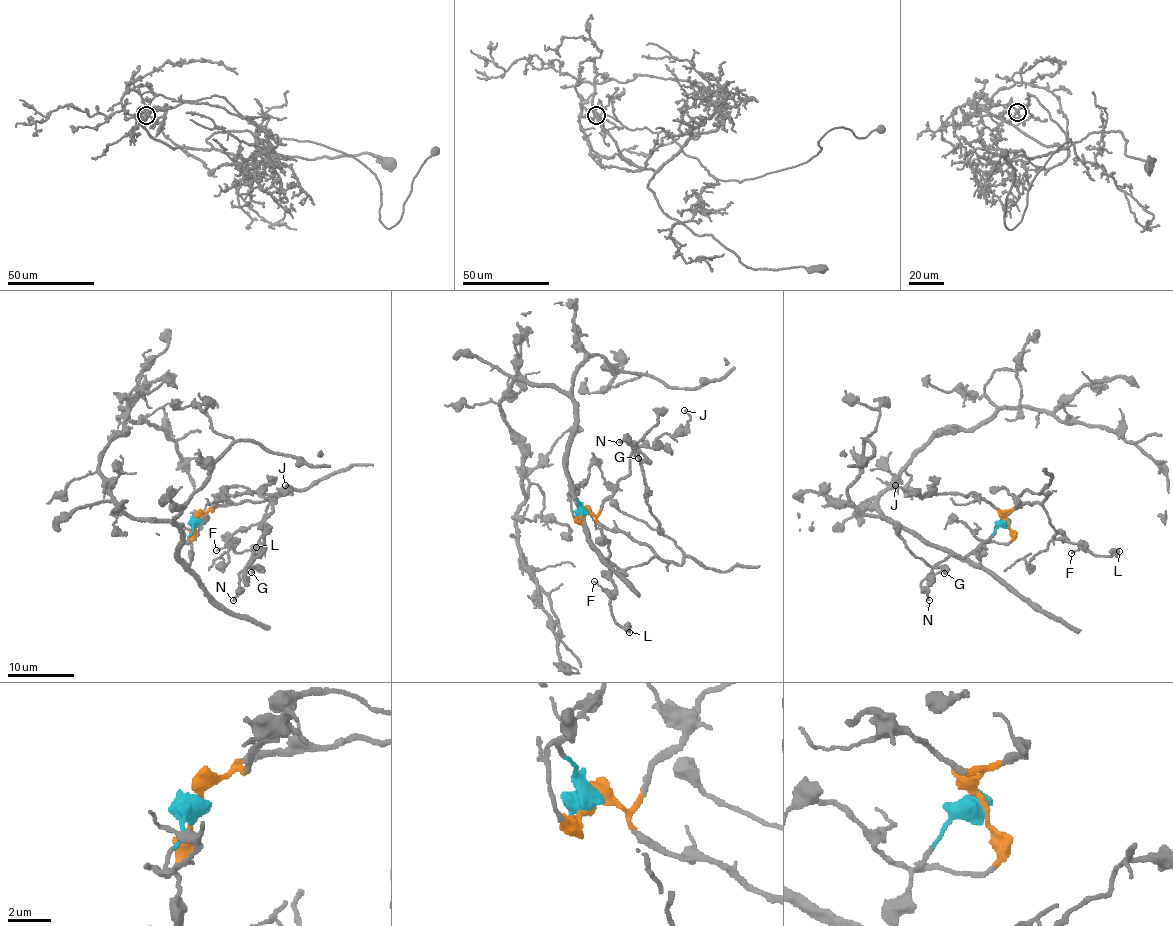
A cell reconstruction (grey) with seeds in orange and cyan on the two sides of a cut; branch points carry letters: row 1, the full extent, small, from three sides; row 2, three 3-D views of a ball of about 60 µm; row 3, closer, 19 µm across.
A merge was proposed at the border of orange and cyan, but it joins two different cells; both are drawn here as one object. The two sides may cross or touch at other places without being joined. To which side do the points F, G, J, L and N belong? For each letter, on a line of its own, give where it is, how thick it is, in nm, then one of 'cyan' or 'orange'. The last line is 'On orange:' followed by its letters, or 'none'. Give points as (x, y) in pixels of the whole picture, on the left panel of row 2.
F: (216, 550) | 120 nm | orange
G: (251, 572) | 240 nm | orange
J: (285, 485) | 110 nm | orange
L: (256, 547) | 420 nm | orange
N: (233, 600) | 190 nm | orange
On orange: F, G, J, L, N

